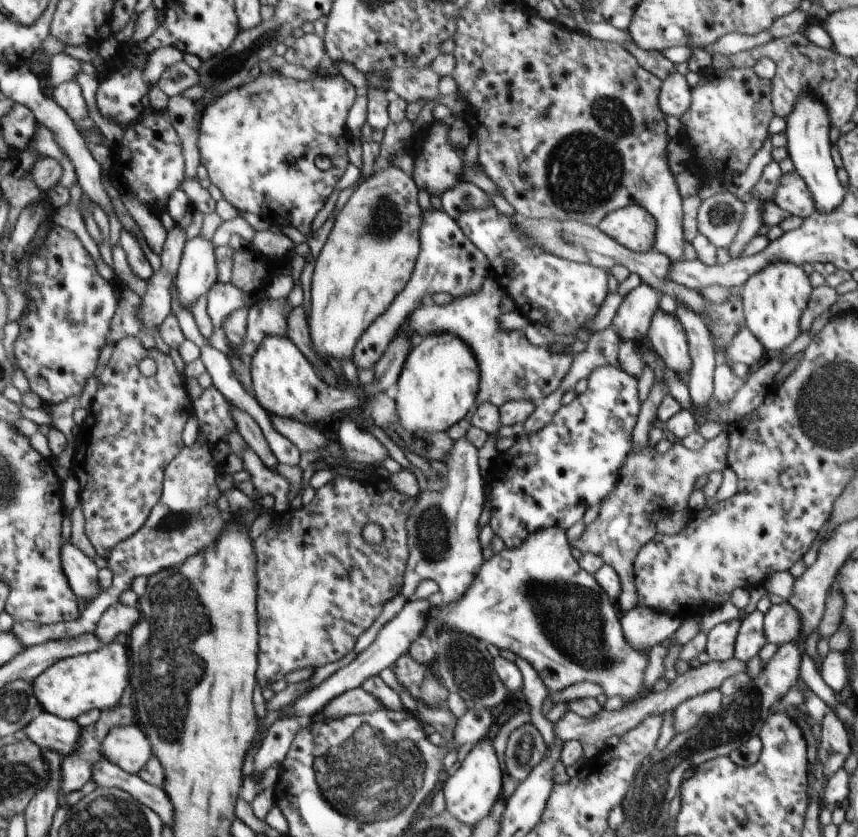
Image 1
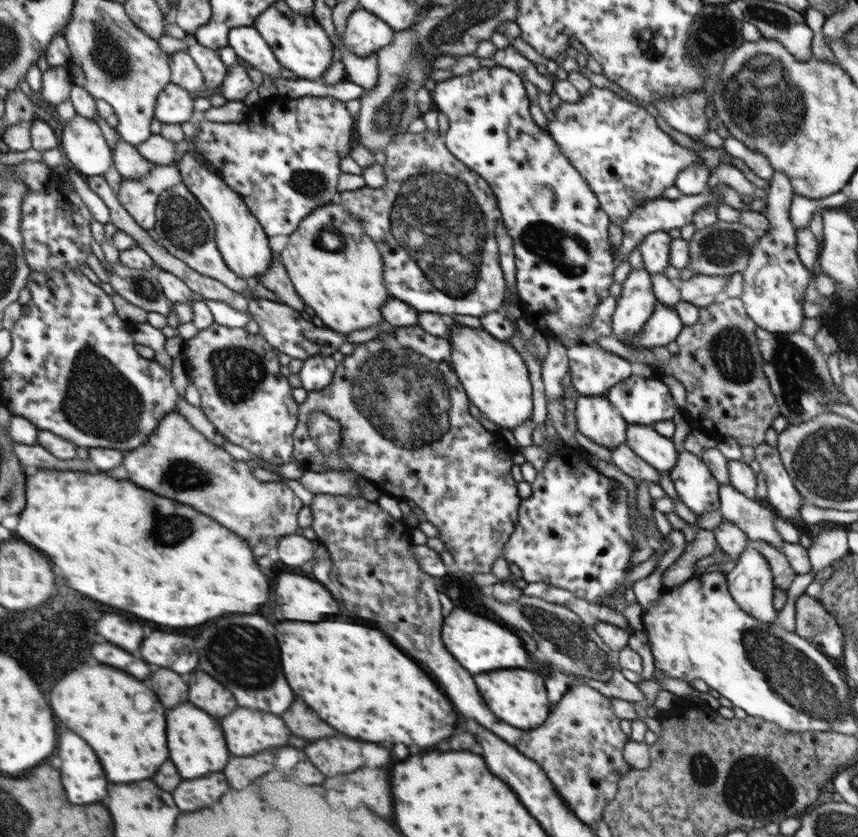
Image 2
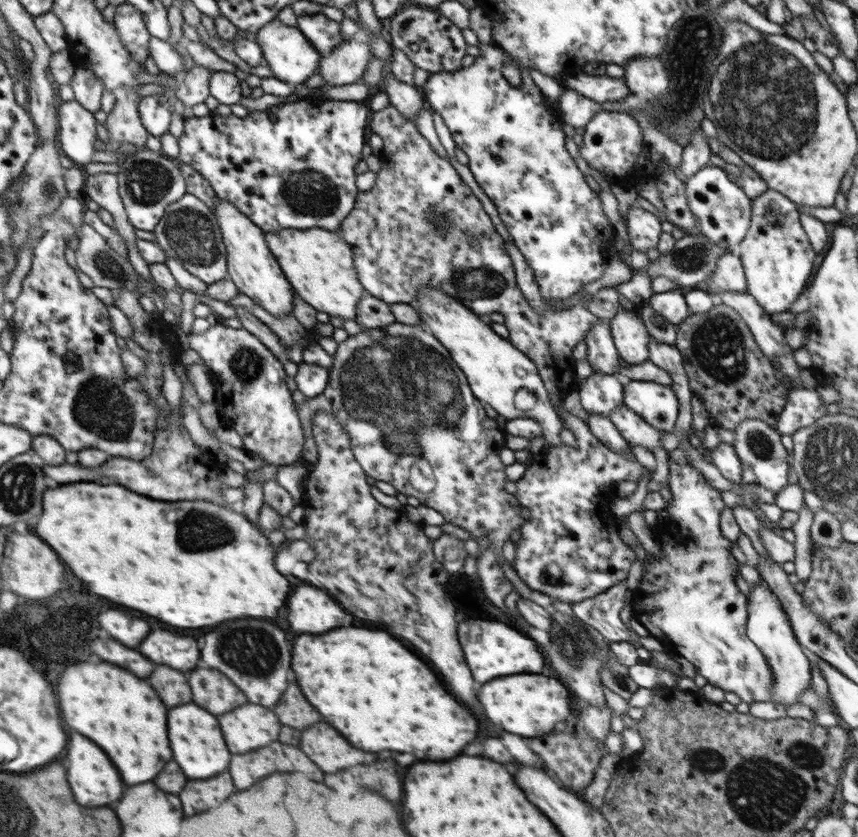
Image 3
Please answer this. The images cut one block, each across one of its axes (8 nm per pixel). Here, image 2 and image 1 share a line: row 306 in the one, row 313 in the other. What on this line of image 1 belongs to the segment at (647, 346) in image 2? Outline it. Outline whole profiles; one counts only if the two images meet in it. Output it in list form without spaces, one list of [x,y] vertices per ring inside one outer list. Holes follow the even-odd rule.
[[[660,308],[656,310],[647,338],[667,368],[673,370],[685,382],[691,368],[691,358],[687,336],[678,317]]]

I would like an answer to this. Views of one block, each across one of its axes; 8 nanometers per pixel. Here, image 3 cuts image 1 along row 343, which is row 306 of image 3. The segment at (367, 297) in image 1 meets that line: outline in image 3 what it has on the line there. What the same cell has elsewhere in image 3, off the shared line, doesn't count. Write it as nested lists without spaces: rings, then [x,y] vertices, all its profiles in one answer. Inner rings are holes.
[[[284,229],[266,232],[268,249],[280,265],[282,272],[298,293],[318,312],[326,312],[330,317],[354,320],[356,304],[367,294],[360,284],[356,265],[352,258],[352,246],[341,238],[341,230]]]

